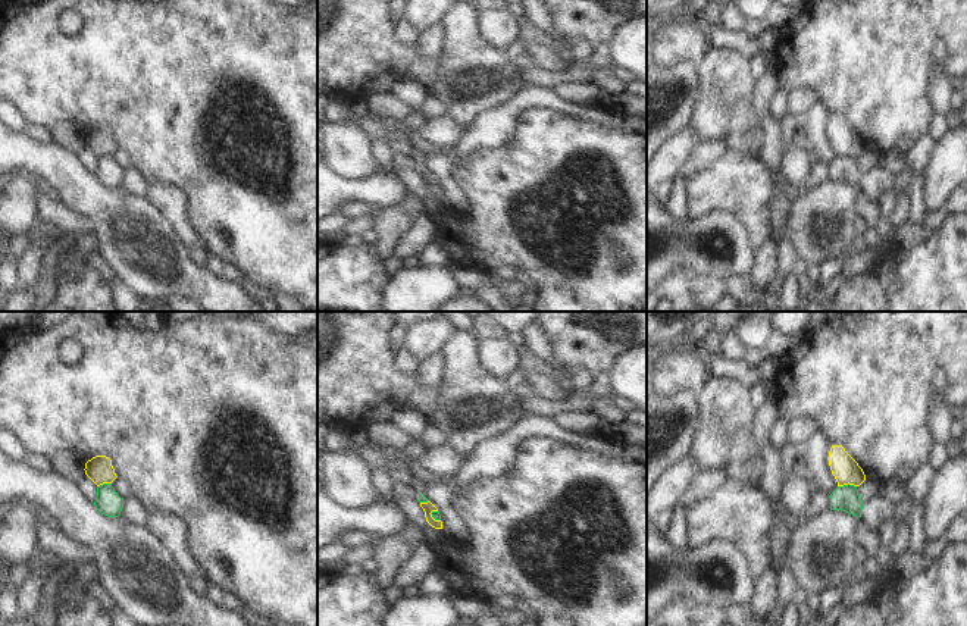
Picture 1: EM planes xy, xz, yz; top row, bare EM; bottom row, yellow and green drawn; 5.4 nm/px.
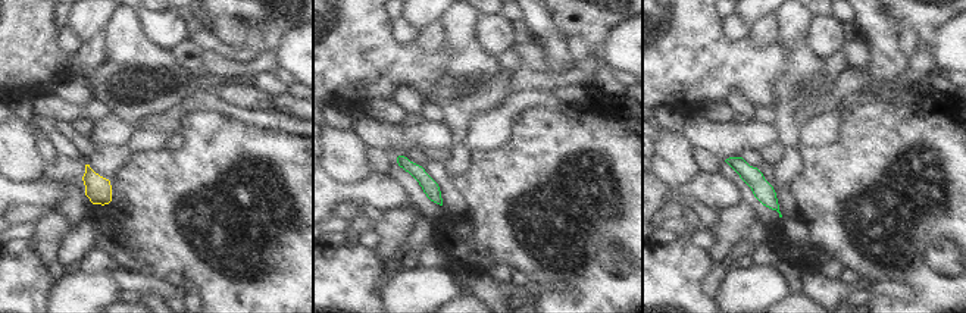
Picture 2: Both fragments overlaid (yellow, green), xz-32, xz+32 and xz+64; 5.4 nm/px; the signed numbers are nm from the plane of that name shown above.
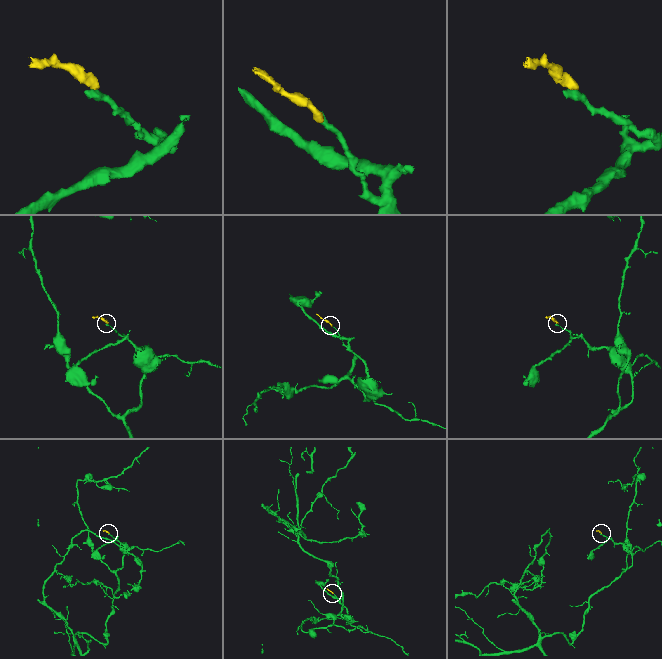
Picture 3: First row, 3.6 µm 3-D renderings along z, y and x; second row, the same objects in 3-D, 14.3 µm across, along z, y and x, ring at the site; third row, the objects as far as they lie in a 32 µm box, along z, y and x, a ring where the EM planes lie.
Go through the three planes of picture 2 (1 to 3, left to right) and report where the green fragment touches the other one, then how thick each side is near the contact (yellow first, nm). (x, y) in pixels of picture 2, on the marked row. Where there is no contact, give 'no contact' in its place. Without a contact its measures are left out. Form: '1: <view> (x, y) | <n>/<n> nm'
1: no contact
2: no contact
3: no contact

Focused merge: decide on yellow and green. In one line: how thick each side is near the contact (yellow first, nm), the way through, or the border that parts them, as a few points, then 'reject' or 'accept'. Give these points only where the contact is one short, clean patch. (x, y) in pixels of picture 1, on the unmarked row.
150 nm thick on the yellow side, 140 nm on the other; border along yz (856, 156), (845, 155), (838, 157); reject

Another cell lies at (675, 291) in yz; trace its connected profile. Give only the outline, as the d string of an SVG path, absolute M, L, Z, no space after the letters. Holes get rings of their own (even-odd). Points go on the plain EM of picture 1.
M685 273L673 275L658 289L647 295L647 312L663 312L667 306L675 312L707 312L697 303L691 279Z

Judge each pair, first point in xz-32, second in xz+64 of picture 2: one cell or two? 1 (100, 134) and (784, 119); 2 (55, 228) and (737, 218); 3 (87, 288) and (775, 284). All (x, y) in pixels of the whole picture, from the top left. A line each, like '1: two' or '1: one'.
1: two
2: one
3: one

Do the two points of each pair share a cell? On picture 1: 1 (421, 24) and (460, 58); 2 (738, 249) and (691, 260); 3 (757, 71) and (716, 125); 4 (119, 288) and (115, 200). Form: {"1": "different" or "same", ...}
{"1": "different", "2": "same", "3": "different", "4": "different"}

